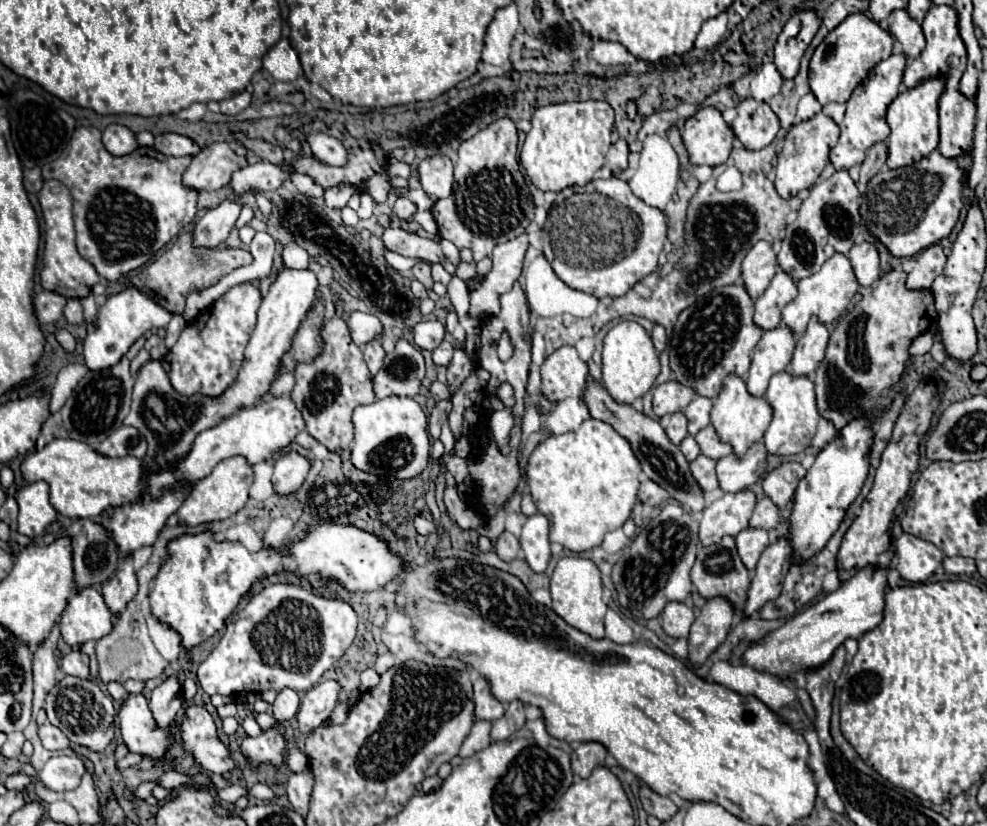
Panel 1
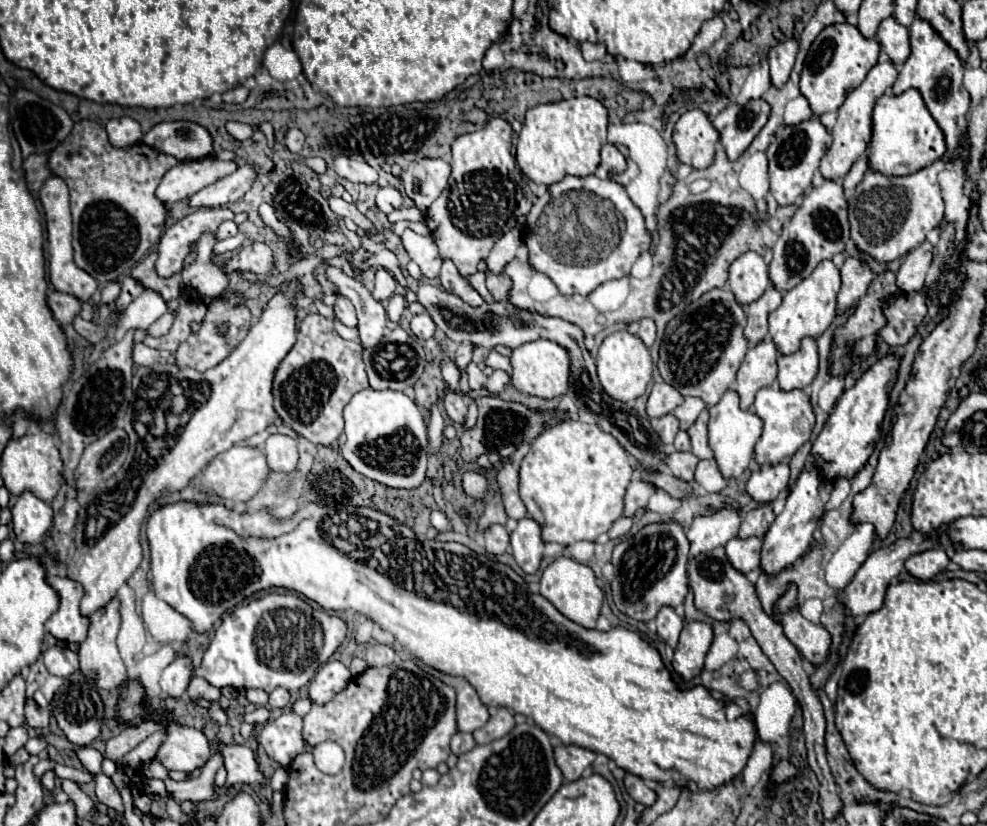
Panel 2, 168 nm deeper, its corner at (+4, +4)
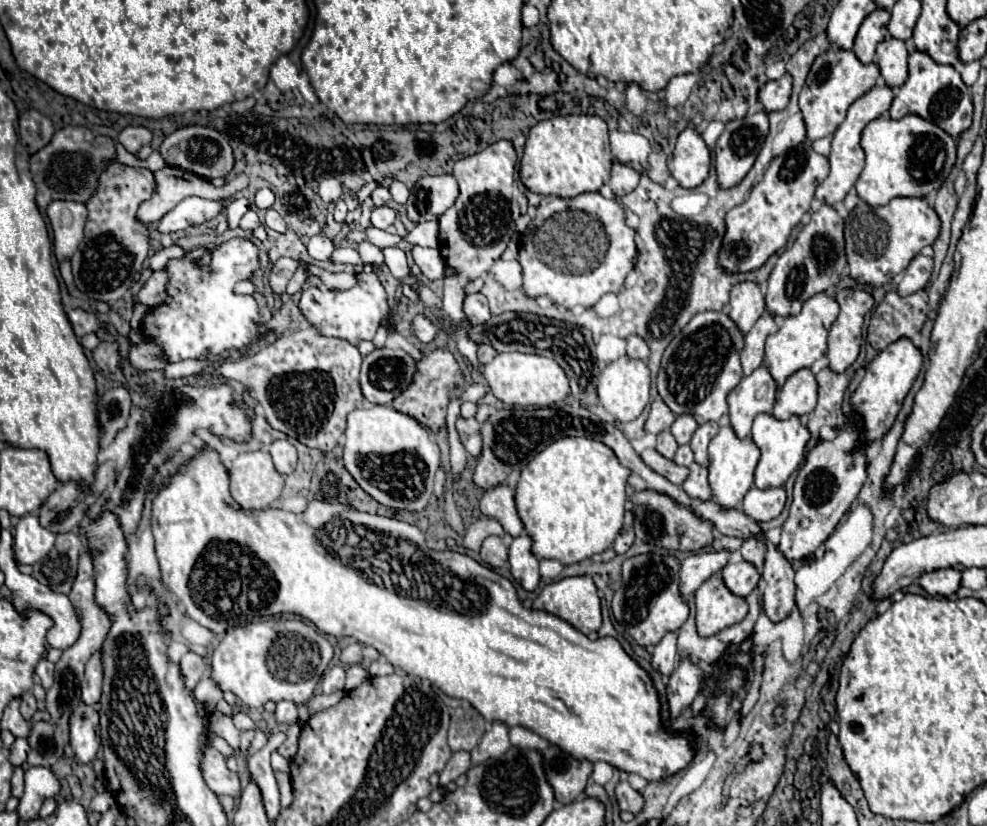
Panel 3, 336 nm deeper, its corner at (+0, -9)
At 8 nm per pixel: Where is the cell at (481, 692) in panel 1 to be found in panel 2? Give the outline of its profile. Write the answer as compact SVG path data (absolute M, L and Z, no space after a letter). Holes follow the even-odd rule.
M468 684L456 696L456 724L460 732L474 732L488 722L488 708L480 702L476 690Z

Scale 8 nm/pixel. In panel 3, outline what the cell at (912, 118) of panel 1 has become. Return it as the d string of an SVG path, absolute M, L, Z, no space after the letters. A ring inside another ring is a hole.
M920 115L902 119L878 117L862 131L866 165L856 181L856 193L872 207L886 205L894 197L924 197L940 189L956 163L956 141L938 125Z

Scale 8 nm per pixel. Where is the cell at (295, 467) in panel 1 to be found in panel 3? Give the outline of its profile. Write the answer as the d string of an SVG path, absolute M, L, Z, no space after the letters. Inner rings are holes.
M274 441L270 445L270 455L280 475L290 475L296 469L296 447L290 441Z

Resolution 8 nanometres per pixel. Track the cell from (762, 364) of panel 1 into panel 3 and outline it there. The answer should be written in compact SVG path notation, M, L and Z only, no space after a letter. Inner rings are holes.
M758 367L752 375L744 377L728 395L730 425L742 439L750 435L752 421L758 413L770 413L776 397L776 381L768 367Z

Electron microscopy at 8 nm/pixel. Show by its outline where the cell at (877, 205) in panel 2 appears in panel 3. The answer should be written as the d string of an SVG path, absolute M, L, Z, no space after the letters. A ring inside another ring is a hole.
M896 197L882 207L870 207L858 201L846 219L844 233L850 277L880 287L902 273L926 245L934 245L940 235L940 219L928 197Z

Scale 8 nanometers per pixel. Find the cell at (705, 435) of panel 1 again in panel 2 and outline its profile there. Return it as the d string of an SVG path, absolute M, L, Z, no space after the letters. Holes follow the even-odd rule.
M704 408L702 414L698 416L698 420L688 428L690 442L692 442L692 452L698 458L712 458L712 450L708 448L708 430L706 430L706 424L708 424L708 410Z

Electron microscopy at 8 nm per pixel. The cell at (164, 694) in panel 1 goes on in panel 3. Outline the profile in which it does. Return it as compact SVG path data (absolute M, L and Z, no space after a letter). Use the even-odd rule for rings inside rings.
M188 651L182 659L180 659L180 671L182 671L182 679L186 689L192 693L196 683L202 679L202 675L206 673L206 661L204 657Z

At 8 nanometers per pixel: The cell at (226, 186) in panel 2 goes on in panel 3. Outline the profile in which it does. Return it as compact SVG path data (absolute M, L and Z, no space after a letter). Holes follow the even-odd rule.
M186 197L174 211L166 213L158 225L162 233L176 233L182 231L190 225L200 225L210 219L214 219L222 209L224 201L208 201L208 199L198 199L198 197Z

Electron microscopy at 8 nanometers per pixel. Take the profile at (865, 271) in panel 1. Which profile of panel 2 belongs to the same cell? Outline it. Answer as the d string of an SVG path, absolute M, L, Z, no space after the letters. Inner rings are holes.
M848 258L840 268L840 276L842 288L838 292L838 310L846 312L866 294L870 282L874 280L874 272L868 268L866 262L860 262L858 258Z

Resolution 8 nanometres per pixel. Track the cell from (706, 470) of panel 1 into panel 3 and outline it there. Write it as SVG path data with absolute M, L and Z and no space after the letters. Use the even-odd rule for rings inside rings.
M646 449L640 457L642 457L642 461L644 461L652 471L660 473L662 477L666 477L668 481L672 481L672 483L676 483L676 485L682 485L682 483L686 481L686 477L690 475L690 469L688 469L688 467L680 467L680 465L676 465L674 461L670 461L670 459L666 459L666 457L658 455L656 449Z

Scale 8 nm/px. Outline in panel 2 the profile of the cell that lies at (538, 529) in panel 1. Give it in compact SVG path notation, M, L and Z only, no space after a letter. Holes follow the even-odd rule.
M532 518L518 520L518 528L510 534L510 546L516 564L526 572L534 574L540 568L544 542L540 538L540 526Z

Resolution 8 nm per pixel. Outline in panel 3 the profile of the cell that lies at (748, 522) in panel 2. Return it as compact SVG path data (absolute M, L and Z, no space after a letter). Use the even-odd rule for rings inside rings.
M752 535L744 541L744 545L740 547L740 553L742 557L748 561L748 563L754 563L758 569L762 569L764 565L764 555L766 555L766 543L764 543L764 537L762 535Z

